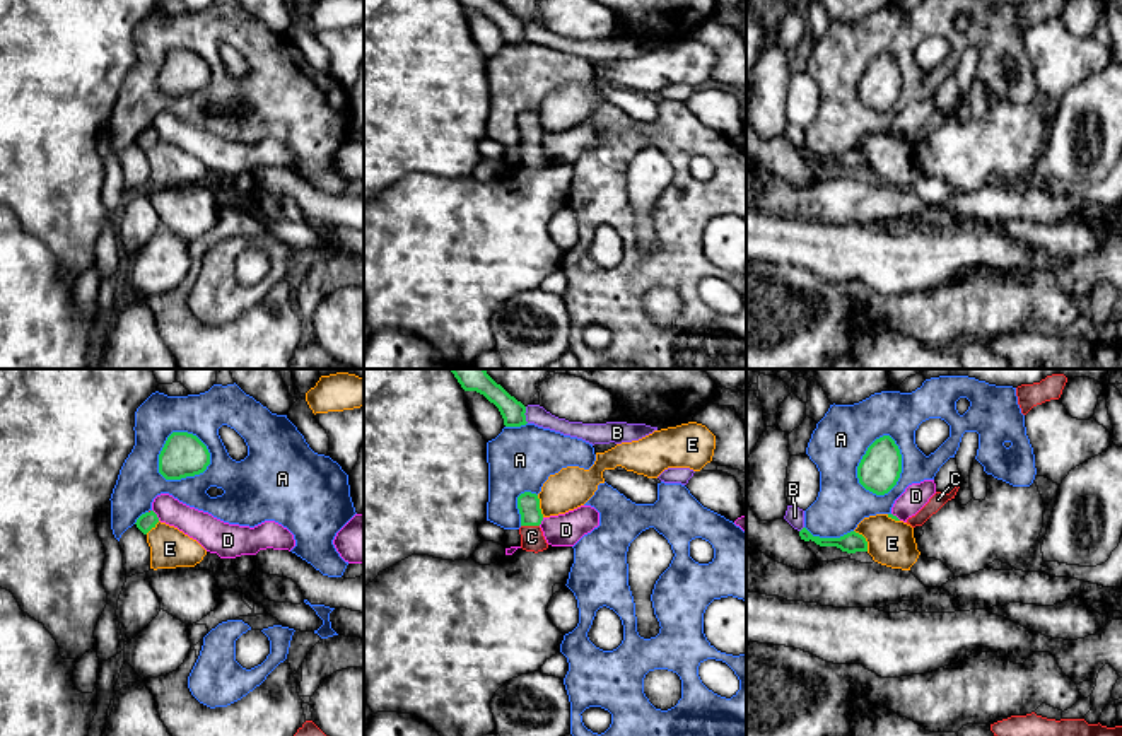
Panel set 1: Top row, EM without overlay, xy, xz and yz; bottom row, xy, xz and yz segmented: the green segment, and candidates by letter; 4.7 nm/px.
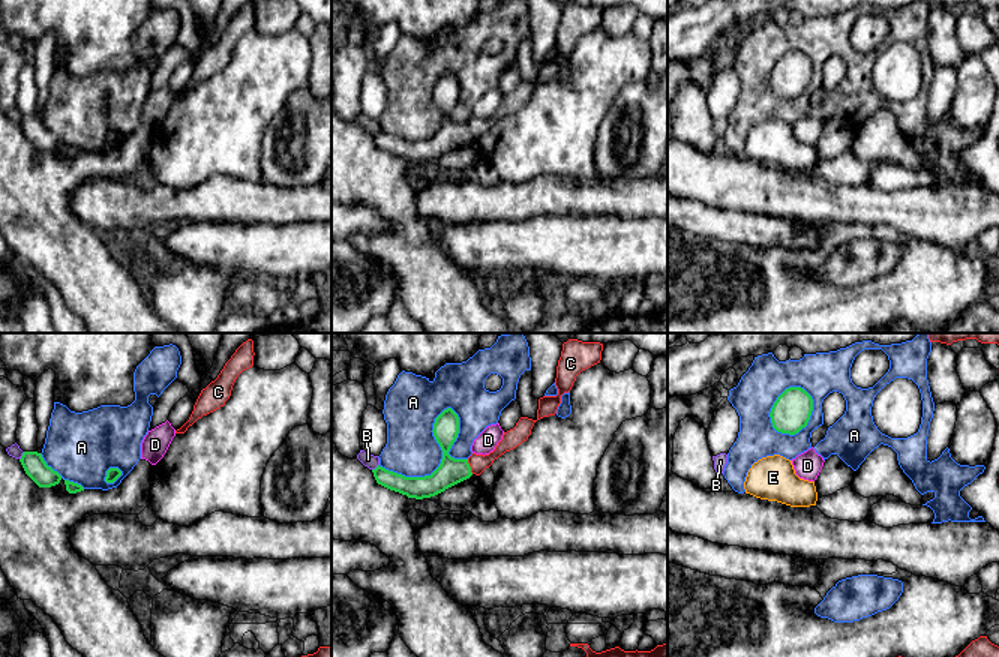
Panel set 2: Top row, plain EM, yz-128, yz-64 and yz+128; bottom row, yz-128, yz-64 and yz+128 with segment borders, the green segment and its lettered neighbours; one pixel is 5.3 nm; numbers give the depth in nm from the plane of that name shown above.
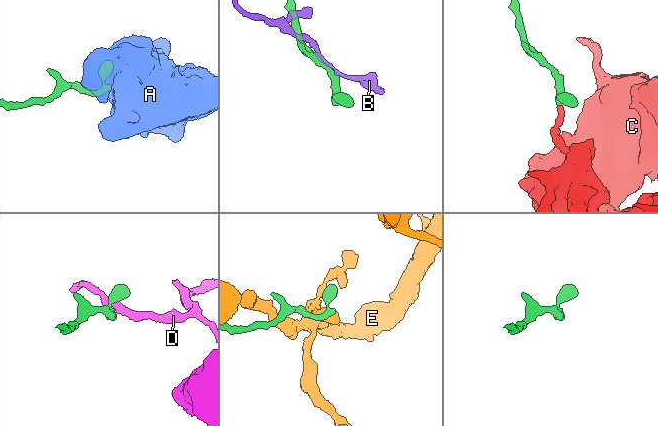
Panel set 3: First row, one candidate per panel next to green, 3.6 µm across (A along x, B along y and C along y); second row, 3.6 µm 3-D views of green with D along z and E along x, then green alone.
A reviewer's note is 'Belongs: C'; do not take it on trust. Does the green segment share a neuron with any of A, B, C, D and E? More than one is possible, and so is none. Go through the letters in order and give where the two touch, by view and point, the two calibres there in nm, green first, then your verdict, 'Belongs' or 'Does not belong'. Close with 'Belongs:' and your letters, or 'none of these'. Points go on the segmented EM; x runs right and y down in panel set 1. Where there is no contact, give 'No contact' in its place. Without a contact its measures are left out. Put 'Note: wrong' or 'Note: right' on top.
Note: right
A: Touches green at xy (188, 475). Thickness 200 nm (green) against 200 nm. Does not belong
B: Touches green at xz (525, 415). Thickness 110 nm (green) against 90 nm. Does not belong
C: Touches green at xz (530, 525). Thickness 110 nm (green) against 110 nm. Belongs
D: Touches green at xy (156, 514). Thickness 80 nm (green) against 140 nm. Does not belong
E: Touches green at yz (864, 540). Thickness 100 nm (green) against 220 nm. Does not belong
Belongs: C

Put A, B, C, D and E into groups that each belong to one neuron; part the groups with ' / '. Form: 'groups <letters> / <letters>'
groups A / B / C / D / E

